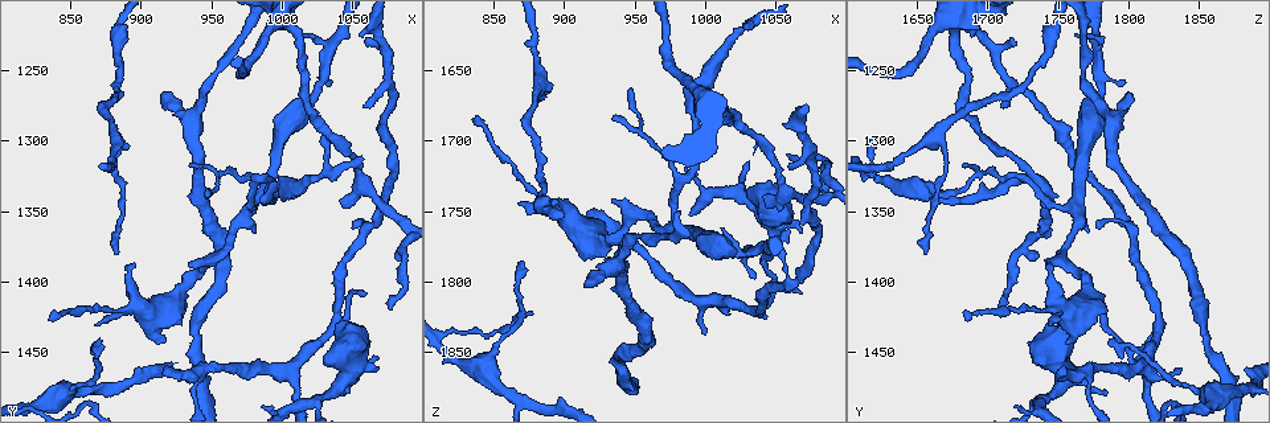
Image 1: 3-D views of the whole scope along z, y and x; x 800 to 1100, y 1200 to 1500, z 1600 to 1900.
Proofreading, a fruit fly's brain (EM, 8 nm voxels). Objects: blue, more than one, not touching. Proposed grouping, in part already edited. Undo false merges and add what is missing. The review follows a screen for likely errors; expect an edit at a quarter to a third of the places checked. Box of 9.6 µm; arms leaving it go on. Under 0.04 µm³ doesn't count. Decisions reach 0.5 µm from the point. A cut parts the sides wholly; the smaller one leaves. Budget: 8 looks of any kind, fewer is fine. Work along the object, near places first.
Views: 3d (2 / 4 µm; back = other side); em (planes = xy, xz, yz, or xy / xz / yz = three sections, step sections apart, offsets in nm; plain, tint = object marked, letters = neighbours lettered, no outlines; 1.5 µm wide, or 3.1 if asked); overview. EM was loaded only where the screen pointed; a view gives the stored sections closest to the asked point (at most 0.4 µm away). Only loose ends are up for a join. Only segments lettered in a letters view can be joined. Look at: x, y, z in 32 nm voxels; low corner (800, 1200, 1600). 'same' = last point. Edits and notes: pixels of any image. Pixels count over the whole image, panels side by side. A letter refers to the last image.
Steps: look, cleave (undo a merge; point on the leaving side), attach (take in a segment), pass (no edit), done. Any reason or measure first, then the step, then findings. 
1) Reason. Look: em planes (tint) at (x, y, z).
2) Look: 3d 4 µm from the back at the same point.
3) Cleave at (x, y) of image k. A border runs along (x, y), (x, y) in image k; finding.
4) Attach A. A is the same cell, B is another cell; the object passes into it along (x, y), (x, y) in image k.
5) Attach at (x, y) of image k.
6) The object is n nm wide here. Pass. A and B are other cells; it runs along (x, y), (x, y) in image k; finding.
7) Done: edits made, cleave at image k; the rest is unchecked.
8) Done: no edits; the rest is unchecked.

Narrows sharply. Look: 3d 4 µm from the back at (946, 1388, 1762).

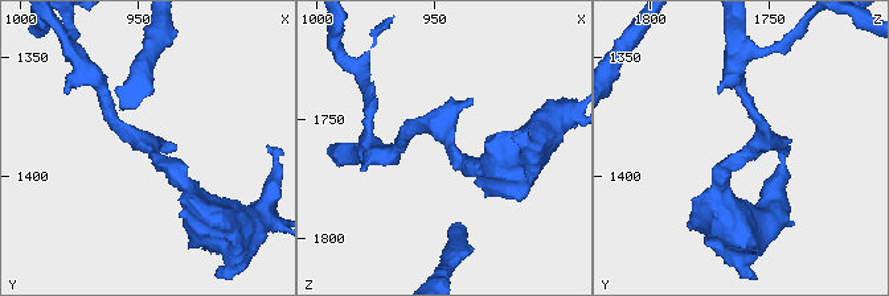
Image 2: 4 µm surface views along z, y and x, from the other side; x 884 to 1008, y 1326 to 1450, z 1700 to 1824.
Now the EM. Look: em yz step 4 (letters) at (946, 1389, 1759).

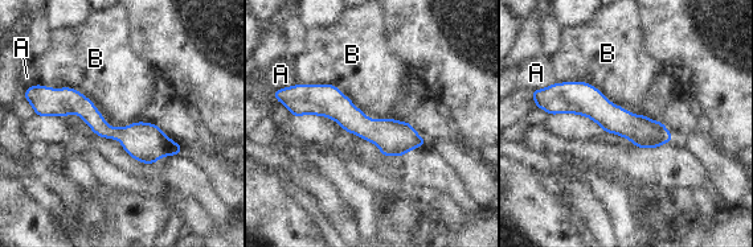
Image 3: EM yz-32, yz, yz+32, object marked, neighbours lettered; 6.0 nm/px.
Look: em planes (letters) at the same point.

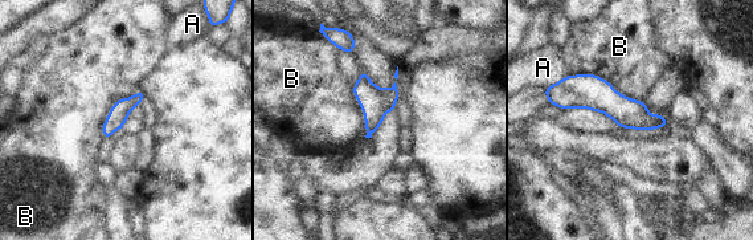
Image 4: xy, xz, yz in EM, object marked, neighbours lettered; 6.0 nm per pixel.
Pass. A and B are other cells; a border runs along (567, 74), (597, 74), (645, 104) in image 4; one cell here.

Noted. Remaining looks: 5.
Free end. Look: em planes (letters) at (914, 1266, 1804).

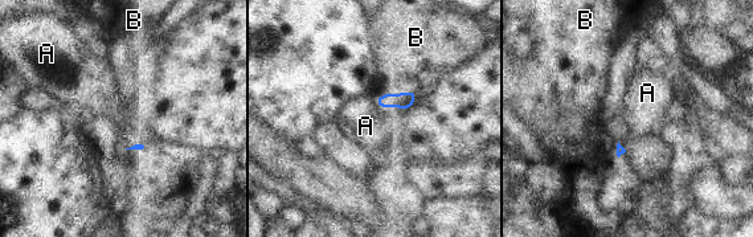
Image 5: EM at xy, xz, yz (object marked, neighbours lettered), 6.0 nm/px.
Attach A. A is the same cell, B is another cell; the object passes into it along (405, 99), (380, 105), (365, 126) in image 5; the cell continues.

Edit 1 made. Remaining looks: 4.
Look: overview.

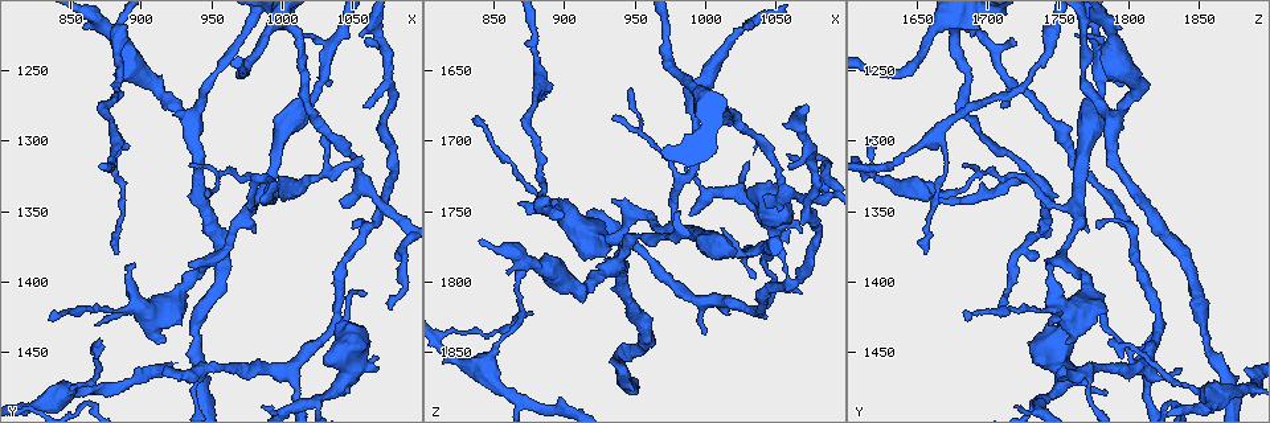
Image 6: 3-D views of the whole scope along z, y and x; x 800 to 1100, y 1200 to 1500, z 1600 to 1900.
Branch stops here. Look: em planes (letters) at (914, 1464, 1756).

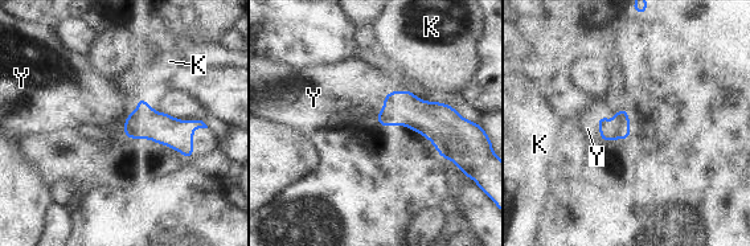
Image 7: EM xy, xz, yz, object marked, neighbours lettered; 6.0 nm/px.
The object is 140 nm wide here. Attach Y. Y is the same cell, K is another cell; the object passes into it along (417, 114), (384, 101), (352, 91) in image 7; it goes on there.

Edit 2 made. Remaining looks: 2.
An open end. Look: em planes (letters) at (834, 1426, 1686).

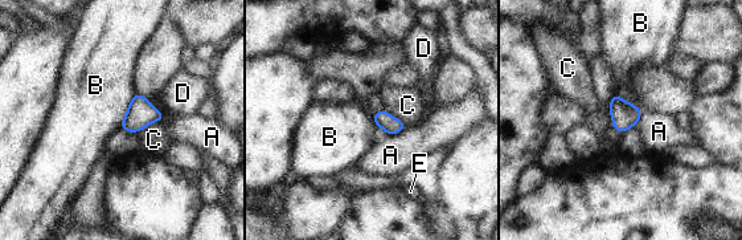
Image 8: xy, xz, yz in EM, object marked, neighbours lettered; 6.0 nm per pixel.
Pass. A, B, C, D and E are other cells; a border runs along (135, 93), (119, 126) in image 8; no lettered segment goes on from it.

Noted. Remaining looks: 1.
Done: edits made, attach at image 5, attach at image 7; the rest is unchecked.

